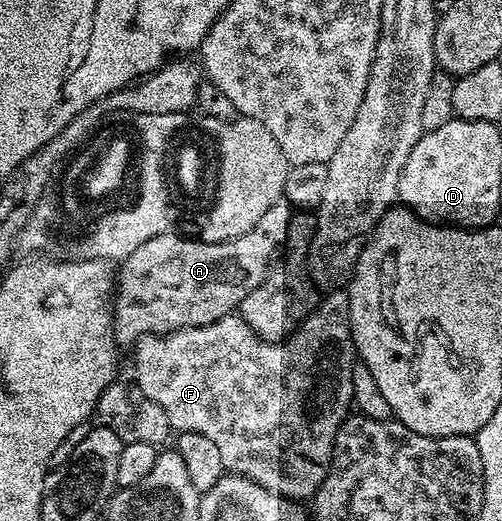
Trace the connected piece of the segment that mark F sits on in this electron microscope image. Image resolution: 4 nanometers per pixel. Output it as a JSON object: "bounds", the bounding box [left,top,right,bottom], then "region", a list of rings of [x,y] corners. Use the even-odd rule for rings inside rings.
{"bounds":[134,291,354,501],"region":[[[347,291],[329,292],[332,293],[317,303],[295,332],[279,342],[261,340],[238,314],[223,316],[206,326],[167,332],[164,336],[143,336],[134,345],[134,382],[146,398],[162,406],[173,433],[206,434],[229,473],[253,480],[288,500],[307,501],[315,496],[328,473],[334,438],[352,404],[354,345],[350,302]]]}

